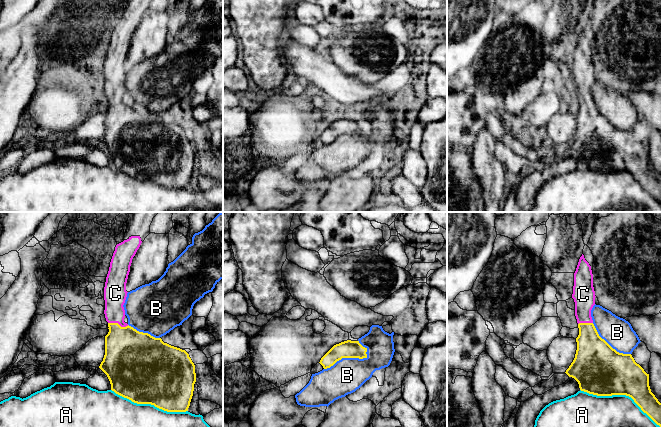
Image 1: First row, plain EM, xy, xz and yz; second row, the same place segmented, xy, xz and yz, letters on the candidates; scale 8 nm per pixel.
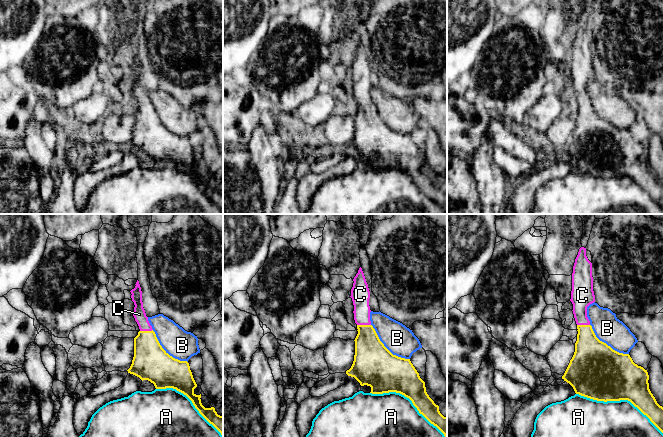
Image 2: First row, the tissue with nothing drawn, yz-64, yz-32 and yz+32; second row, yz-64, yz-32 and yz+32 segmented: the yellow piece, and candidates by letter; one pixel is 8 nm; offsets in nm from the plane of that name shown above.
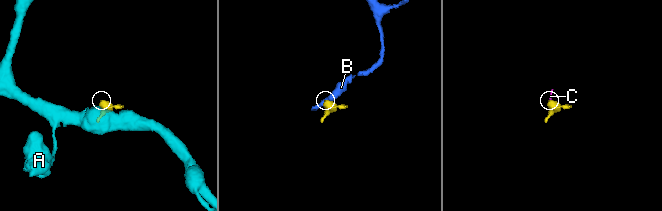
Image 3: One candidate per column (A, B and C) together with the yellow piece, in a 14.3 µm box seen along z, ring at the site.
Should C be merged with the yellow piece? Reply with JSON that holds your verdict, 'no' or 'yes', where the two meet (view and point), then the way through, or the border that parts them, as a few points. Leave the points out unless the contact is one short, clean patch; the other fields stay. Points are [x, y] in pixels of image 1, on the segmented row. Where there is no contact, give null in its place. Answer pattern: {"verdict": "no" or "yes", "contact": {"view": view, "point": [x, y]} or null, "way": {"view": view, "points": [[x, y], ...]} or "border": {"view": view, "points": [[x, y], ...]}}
{"verdict": "yes", "contact": {"view": "xy", "point": [117, 323]}, "way": {"view": "xy", "points": [[128, 352], [123, 344], [117, 323], [115, 293]]}}

